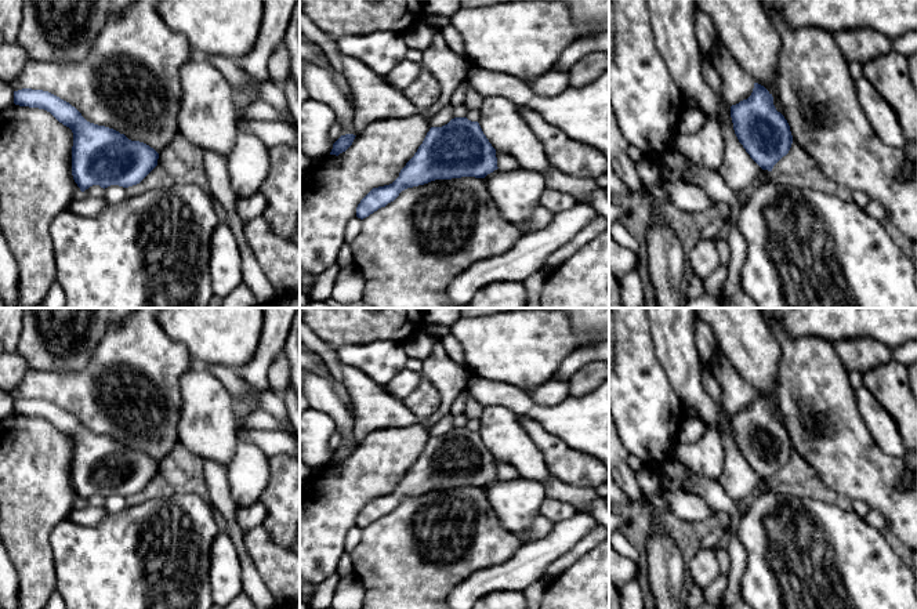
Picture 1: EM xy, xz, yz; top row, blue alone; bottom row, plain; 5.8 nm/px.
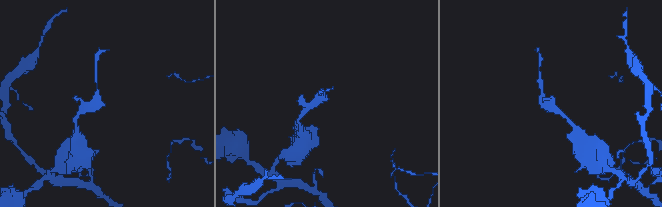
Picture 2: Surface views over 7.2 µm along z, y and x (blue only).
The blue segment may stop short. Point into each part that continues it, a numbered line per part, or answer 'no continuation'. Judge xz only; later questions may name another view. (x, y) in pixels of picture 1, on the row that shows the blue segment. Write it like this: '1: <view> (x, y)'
no continuation

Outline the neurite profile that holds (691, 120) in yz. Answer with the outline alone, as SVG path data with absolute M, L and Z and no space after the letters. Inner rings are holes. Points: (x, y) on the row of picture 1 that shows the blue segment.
M684 108L684 112L679 117L679 126L678 130L681 134L695 134L699 131L704 124L706 116L699 110L693 108Z

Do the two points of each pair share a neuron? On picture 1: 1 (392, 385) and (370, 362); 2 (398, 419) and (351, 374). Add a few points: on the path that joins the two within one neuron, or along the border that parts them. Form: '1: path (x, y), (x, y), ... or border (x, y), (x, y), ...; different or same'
1: border (405, 368), (383, 385); different
2: path (387, 410), (362, 385); same

